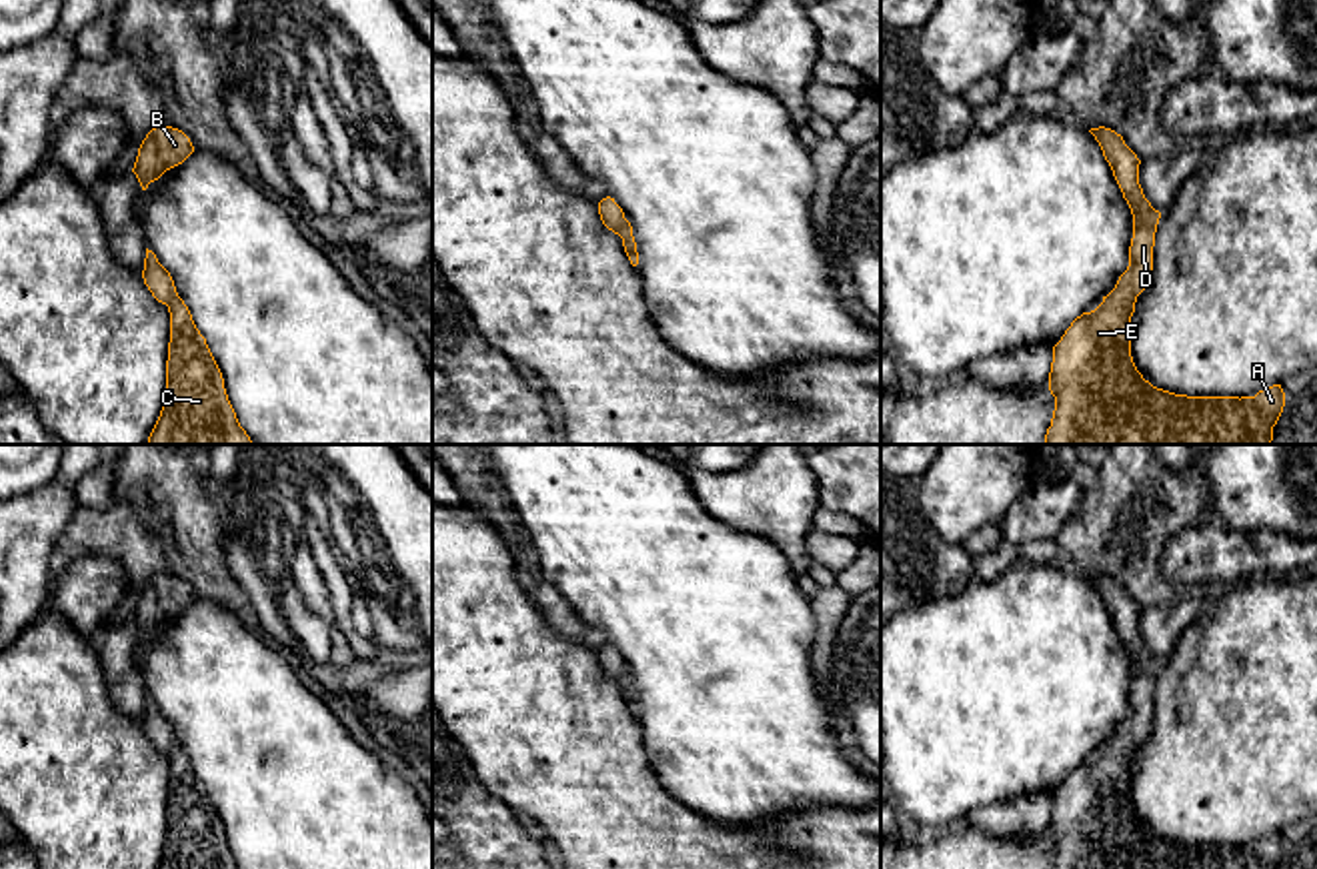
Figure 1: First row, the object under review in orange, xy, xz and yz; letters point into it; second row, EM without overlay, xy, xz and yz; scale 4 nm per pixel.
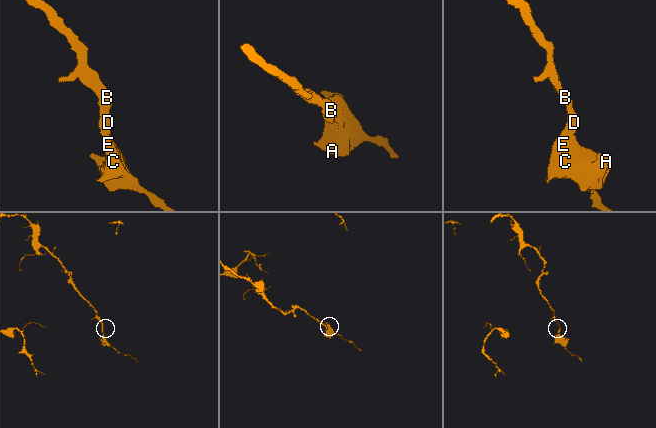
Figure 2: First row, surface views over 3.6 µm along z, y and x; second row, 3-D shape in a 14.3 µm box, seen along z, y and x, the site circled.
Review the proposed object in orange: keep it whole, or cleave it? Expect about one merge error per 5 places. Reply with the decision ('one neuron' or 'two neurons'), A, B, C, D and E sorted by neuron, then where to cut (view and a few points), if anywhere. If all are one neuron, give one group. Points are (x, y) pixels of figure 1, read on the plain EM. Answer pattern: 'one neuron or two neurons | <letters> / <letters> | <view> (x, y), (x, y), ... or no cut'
one neuron | A B C D E | no cut

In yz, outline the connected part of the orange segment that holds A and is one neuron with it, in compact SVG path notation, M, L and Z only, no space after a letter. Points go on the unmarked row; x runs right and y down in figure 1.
M1111 577L1089 579L1133 663L1129 715L1103 751L1077 765L1053 795L1051 869L1279 869L1281 833L1255 845L1187 845L1153 835L1131 805L1129 773L1137 745L1153 725L1153 695L1161 661L1139 633L1137 603Z

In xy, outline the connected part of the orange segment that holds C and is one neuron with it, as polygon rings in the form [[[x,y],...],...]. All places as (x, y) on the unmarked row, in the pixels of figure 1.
[[[148,697],[142,727],[170,761],[166,841],[158,869],[238,869],[206,787],[178,745],[170,721]]]

